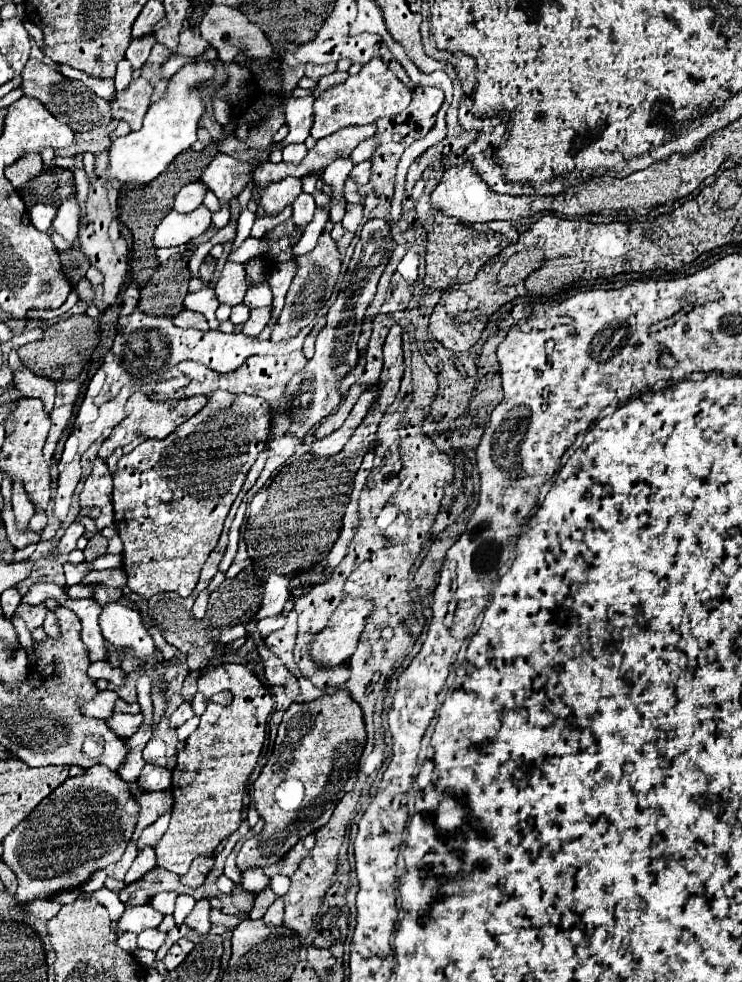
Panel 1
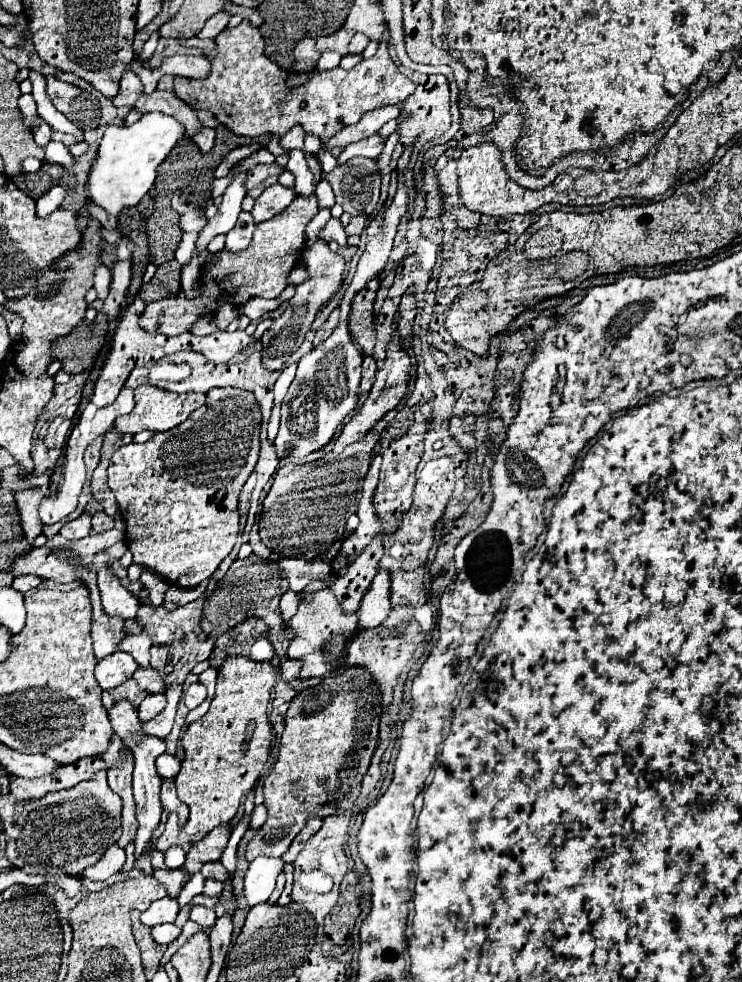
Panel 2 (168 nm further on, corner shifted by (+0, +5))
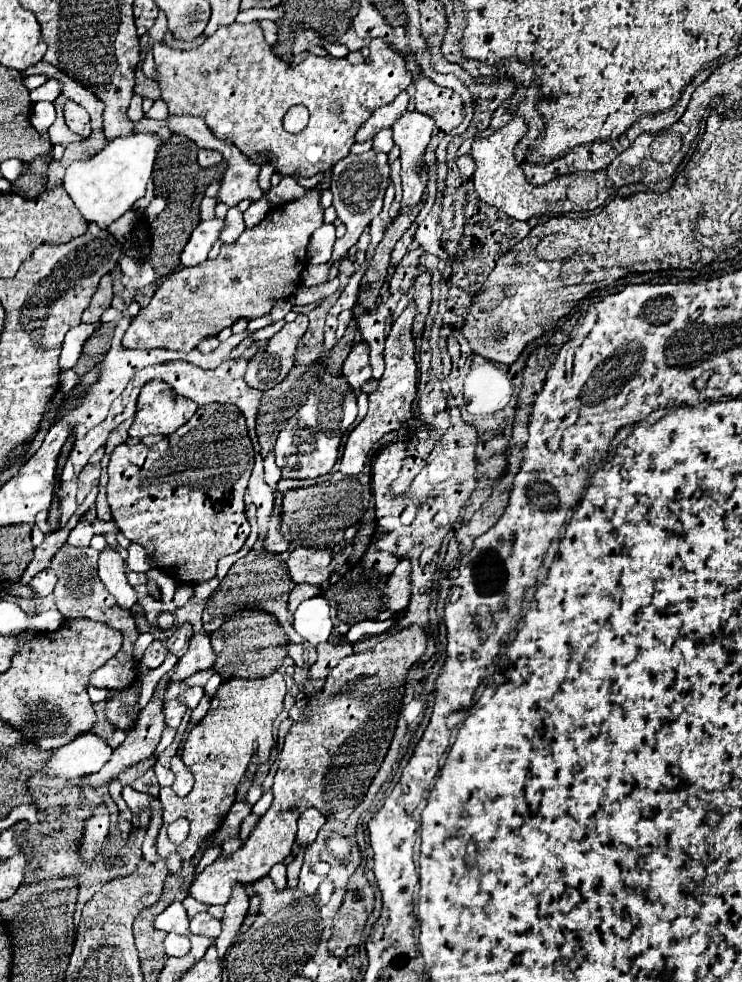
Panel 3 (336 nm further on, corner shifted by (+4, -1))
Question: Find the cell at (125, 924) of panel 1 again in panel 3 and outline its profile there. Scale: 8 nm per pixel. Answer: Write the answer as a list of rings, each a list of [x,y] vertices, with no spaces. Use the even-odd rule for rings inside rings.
[[[172,902],[164,912],[160,912],[154,918],[154,928],[160,928],[164,932],[174,932],[174,934],[190,934],[188,928],[188,916],[182,906],[182,902]]]

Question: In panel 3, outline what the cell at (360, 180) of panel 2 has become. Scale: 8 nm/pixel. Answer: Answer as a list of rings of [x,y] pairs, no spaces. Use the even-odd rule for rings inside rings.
[[[364,152],[358,156],[346,156],[342,158],[338,164],[334,164],[332,168],[332,194],[334,194],[334,202],[332,206],[336,208],[338,218],[346,224],[346,236],[336,240],[334,246],[334,254],[332,260],[340,260],[342,256],[346,256],[348,248],[356,244],[358,236],[362,234],[362,230],[378,216],[378,212],[382,210],[382,198],[386,192],[386,186],[390,182],[390,166],[386,164],[388,156],[386,154],[376,154],[376,152]]]

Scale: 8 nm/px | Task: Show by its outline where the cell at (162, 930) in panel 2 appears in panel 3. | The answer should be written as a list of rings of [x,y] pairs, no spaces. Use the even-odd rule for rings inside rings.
[[[168,934],[164,938],[164,952],[168,956],[184,956],[190,950],[190,940],[188,936],[180,936],[180,934]]]

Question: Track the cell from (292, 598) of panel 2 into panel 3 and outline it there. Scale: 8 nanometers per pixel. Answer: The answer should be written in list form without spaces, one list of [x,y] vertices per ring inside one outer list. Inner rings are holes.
[[[296,584],[296,588],[294,588],[294,590],[292,590],[292,594],[290,594],[288,612],[290,612],[290,614],[294,614],[294,612],[296,612],[296,608],[298,608],[298,604],[300,604],[302,600],[308,600],[310,596],[316,596],[316,594],[320,594],[320,588],[318,588],[318,586],[310,586],[310,584]]]

